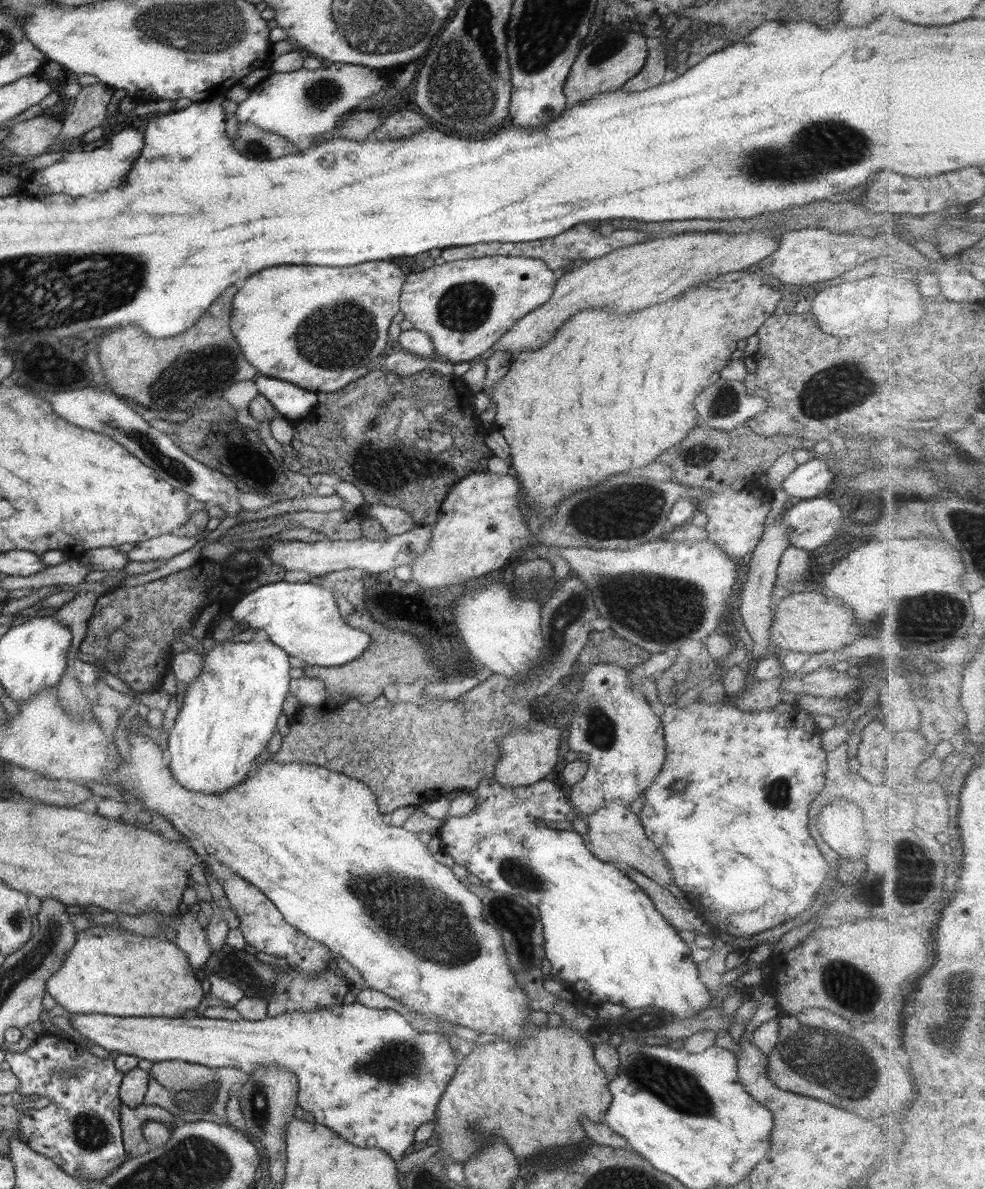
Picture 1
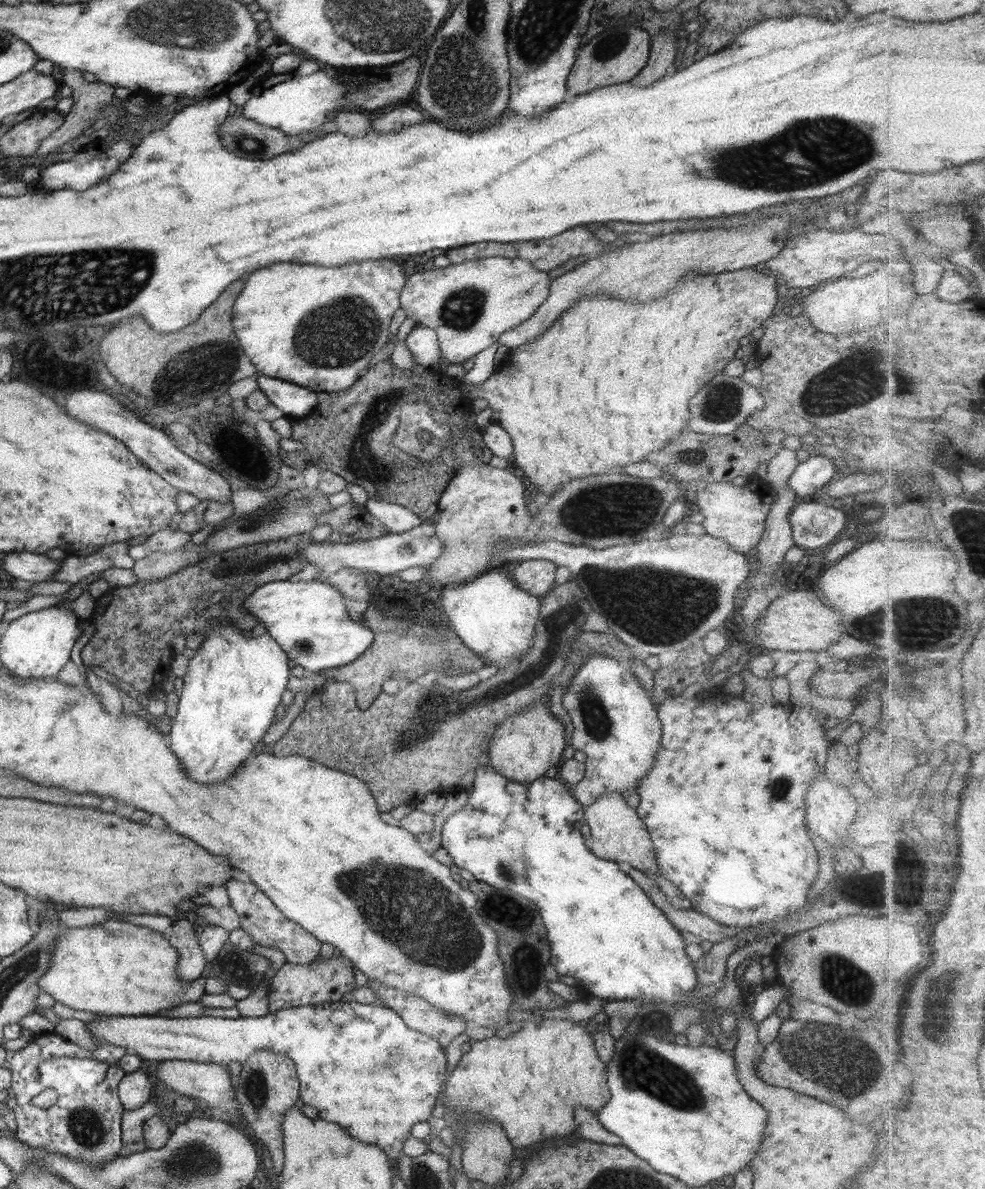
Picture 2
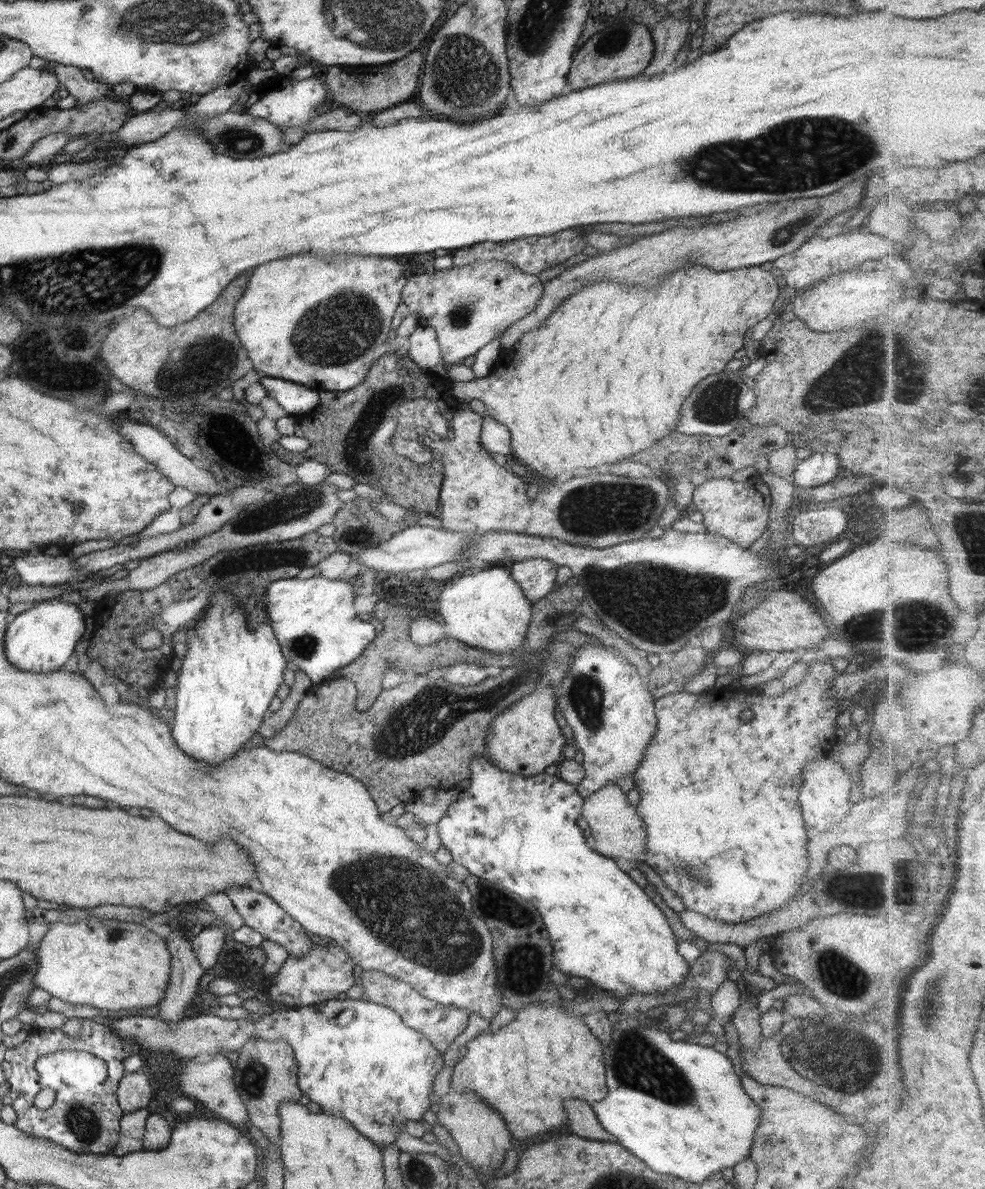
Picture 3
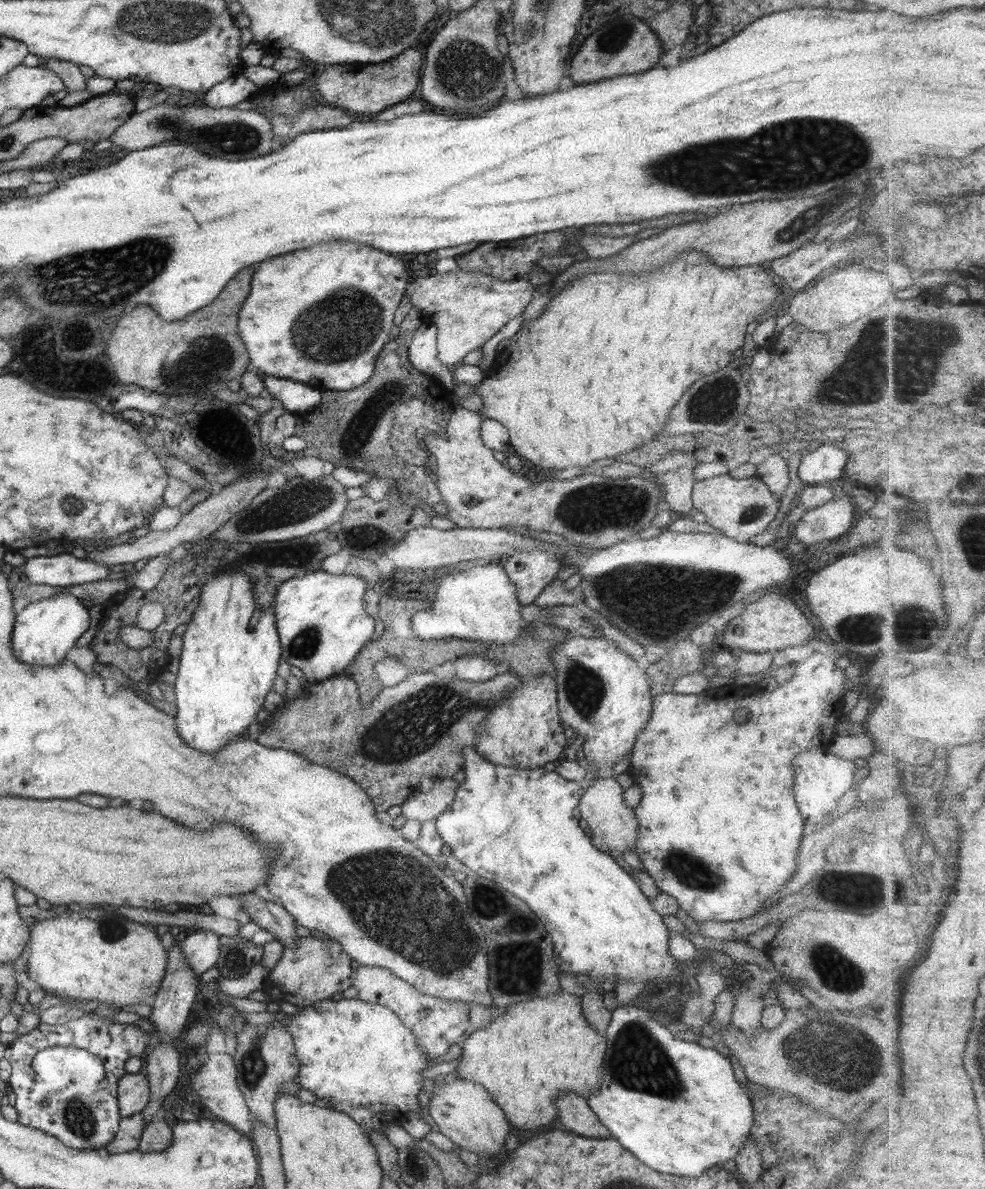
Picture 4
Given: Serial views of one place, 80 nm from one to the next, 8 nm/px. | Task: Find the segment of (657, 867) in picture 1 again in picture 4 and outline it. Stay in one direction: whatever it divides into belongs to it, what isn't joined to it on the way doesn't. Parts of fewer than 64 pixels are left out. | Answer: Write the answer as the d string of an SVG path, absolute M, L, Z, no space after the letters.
M614 776L609 778L596 777L585 783L584 793L580 795L577 806L579 807L580 818L583 819L593 837L600 838L606 847L611 851L624 853L625 851L634 850L636 847L635 839L637 839L637 820L633 809L623 804L624 791L615 781Z

